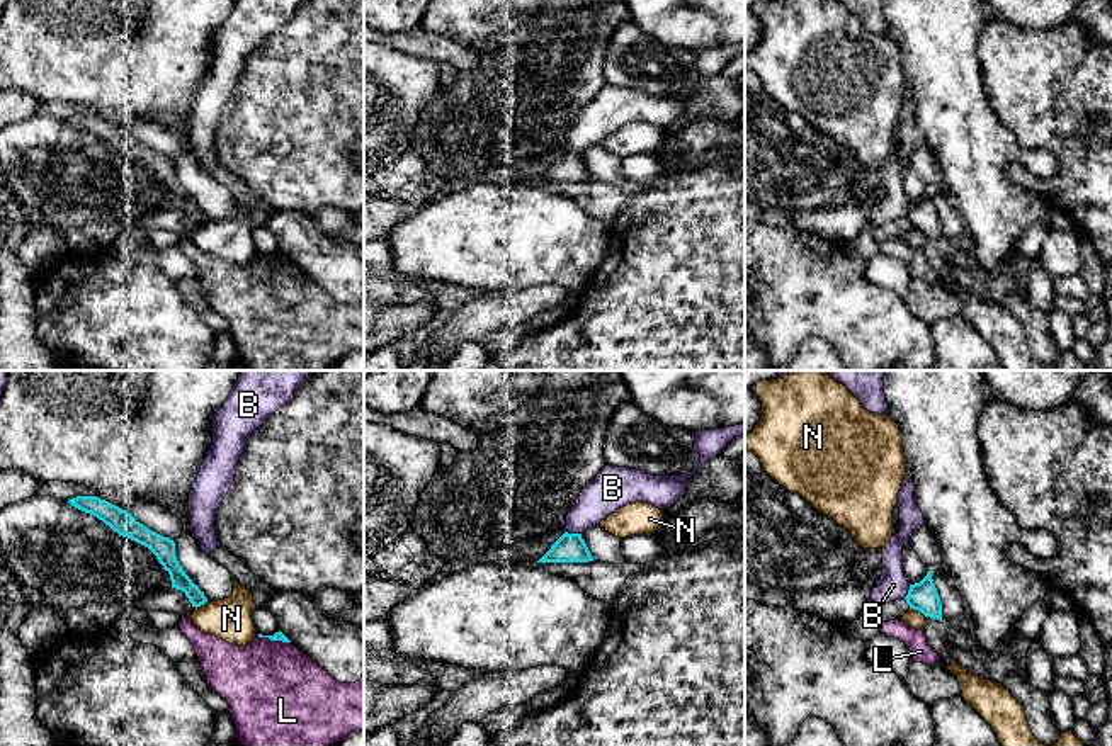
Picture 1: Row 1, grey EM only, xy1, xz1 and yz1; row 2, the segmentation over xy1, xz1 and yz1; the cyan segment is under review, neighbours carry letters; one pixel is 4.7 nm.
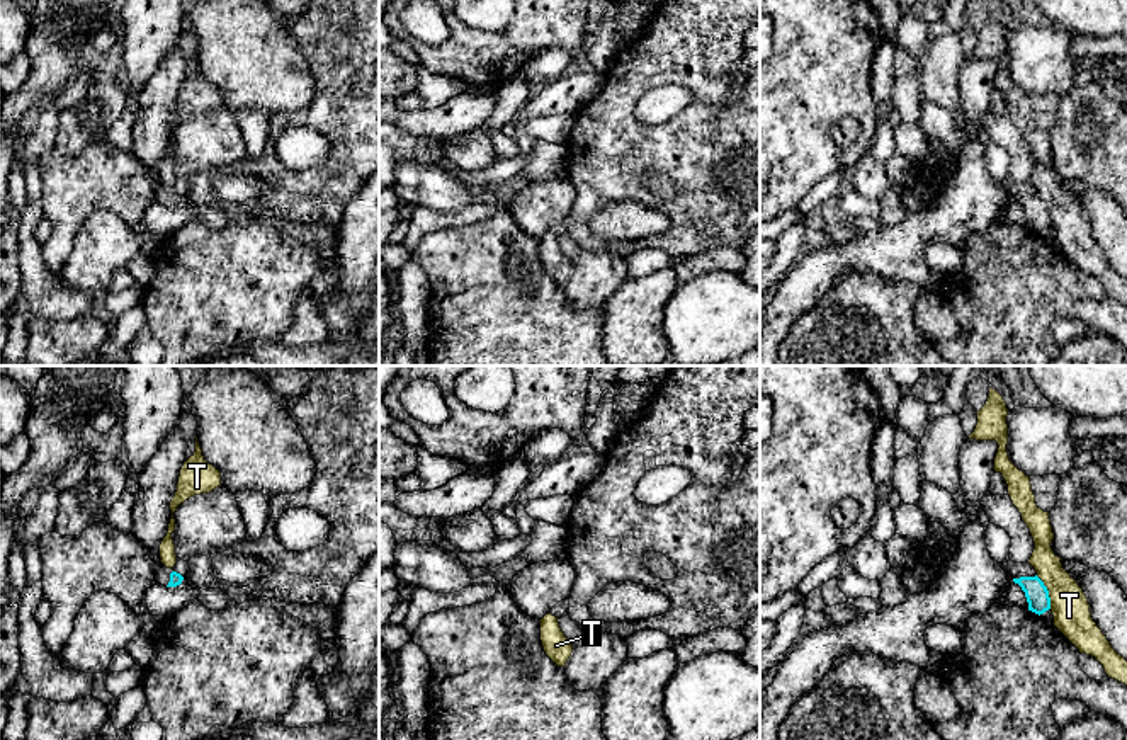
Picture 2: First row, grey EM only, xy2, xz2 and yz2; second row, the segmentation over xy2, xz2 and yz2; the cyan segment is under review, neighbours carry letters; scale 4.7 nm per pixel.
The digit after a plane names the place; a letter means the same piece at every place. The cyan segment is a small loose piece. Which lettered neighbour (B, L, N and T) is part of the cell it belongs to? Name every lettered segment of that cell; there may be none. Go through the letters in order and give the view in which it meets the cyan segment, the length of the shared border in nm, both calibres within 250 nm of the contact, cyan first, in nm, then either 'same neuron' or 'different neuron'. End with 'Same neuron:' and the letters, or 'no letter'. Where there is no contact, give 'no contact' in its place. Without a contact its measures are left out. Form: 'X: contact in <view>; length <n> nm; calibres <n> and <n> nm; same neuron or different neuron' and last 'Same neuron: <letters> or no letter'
B: contact in xz1; length 70 nm; calibres 140 and 180 nm; different neuron
L: contact in xy1; length 170 nm; calibres 50 and 460 nm; different neuron
N: contact in yz1; length 90 nm; calibres 140 and 90 nm; different neuron
T: contact in yz2; length 180 nm; calibres 110 and 180 nm; different neuron
Same neuron: no letter

